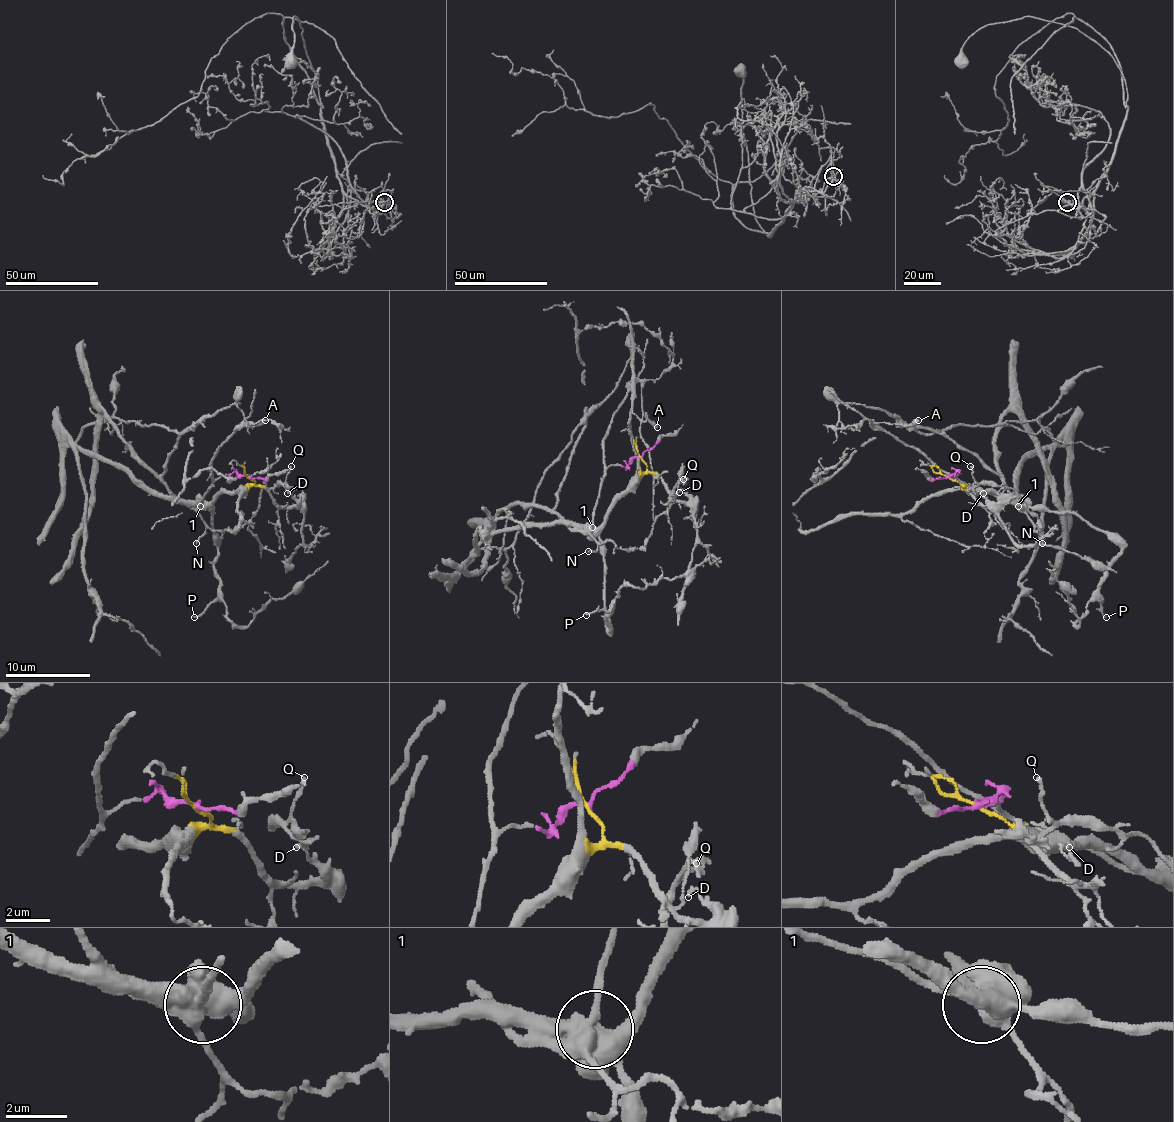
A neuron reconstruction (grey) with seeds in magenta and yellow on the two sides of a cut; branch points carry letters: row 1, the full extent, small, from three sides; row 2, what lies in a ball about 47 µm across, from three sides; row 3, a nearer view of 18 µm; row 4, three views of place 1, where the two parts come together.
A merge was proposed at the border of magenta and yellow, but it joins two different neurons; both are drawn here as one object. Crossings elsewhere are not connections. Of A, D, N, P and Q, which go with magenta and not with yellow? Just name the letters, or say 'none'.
A, N, Q

